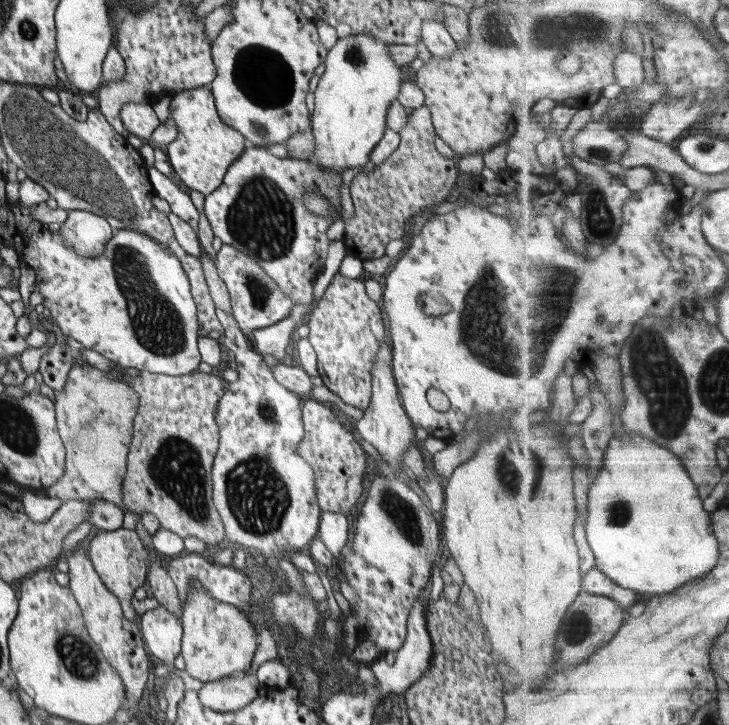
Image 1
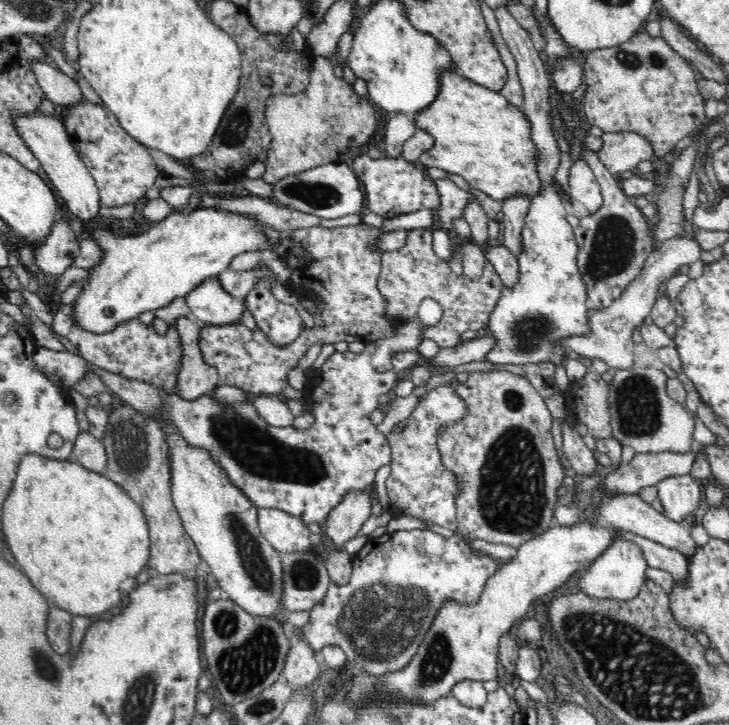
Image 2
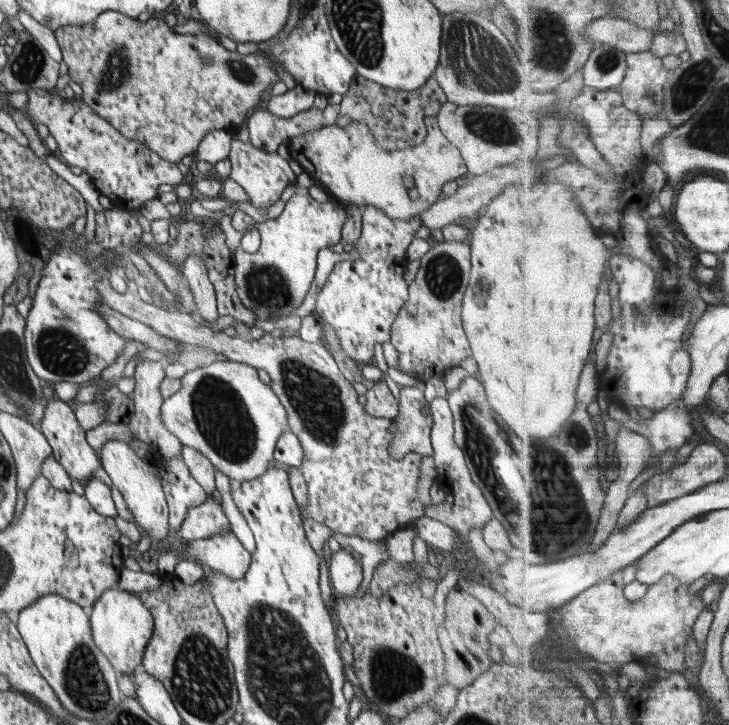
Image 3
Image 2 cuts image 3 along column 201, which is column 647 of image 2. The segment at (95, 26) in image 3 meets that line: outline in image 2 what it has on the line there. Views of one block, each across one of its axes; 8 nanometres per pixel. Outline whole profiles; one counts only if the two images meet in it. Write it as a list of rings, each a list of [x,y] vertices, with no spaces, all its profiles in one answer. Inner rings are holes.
[[[640,30],[621,45],[596,49],[586,56],[583,80],[587,88],[579,105],[580,112],[588,126],[598,126],[603,132],[638,133],[651,144],[657,158],[664,157],[684,136],[709,122],[705,115],[705,99],[697,87],[698,77],[691,63],[666,44],[661,36],[652,37]]]

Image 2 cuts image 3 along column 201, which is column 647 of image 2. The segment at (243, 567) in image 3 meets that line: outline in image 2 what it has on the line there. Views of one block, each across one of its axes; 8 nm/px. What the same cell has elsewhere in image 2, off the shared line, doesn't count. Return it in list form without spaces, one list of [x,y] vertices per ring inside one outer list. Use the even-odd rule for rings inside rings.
[[[580,520],[571,527],[551,526],[546,532],[527,540],[517,548],[515,557],[509,559],[509,562],[498,569],[488,580],[488,584],[483,588],[478,602],[474,604],[462,604],[454,600],[442,602],[435,619],[432,621],[430,628],[426,631],[425,638],[422,639],[421,645],[414,653],[414,656],[397,671],[388,671],[383,675],[372,677],[366,671],[355,672],[349,684],[346,684],[346,701],[350,701],[352,706],[358,709],[361,705],[372,703],[375,698],[384,701],[400,701],[400,703],[420,703],[420,705],[433,704],[439,698],[444,698],[452,691],[452,687],[462,680],[473,680],[484,683],[486,680],[494,680],[498,673],[498,641],[499,638],[510,631],[516,618],[524,617],[532,602],[536,598],[548,592],[554,592],[560,587],[567,586],[573,582],[578,574],[585,571],[589,564],[616,538],[630,539],[634,541],[646,559],[647,566],[659,568],[670,572],[673,582],[680,584],[682,580],[688,578],[689,558],[677,550],[662,546],[657,542],[642,538],[641,536],[622,531],[616,533],[615,529],[604,526],[601,522],[597,524],[588,523],[586,520]]]

